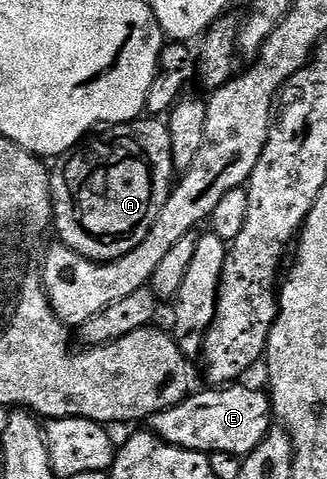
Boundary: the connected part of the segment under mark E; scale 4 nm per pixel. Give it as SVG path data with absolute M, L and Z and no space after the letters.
M229 384L226 390L205 390L202 394L190 393L178 406L167 408L163 412L153 414L147 419L147 426L152 433L173 446L184 450L198 450L200 454L235 454L244 456L250 454L274 429L273 404L264 389L252 390L249 386L237 386L241 384Z

